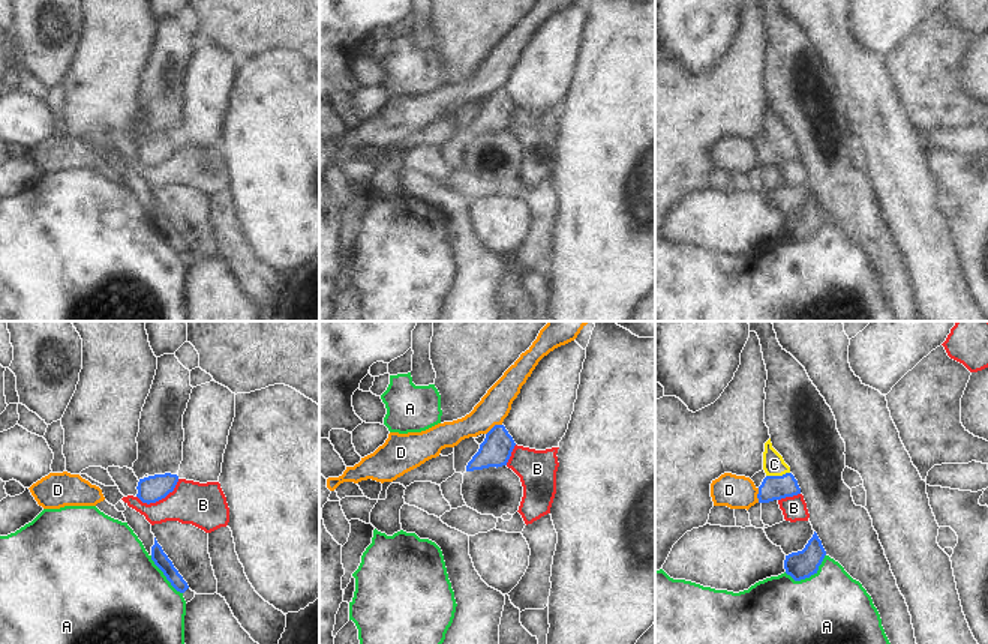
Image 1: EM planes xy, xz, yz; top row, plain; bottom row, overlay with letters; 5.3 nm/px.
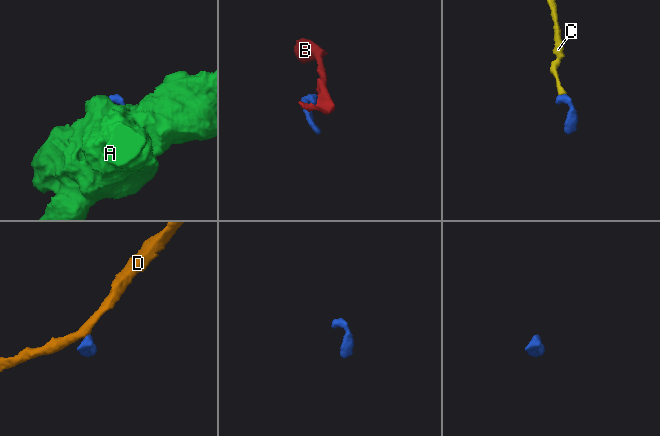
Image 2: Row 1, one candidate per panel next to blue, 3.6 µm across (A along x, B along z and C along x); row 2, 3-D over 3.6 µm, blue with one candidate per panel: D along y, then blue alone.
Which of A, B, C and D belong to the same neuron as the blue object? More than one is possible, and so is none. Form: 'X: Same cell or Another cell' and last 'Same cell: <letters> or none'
A: Another cell
B: Another cell
C: Same cell
D: Another cell
Same cell: C.

